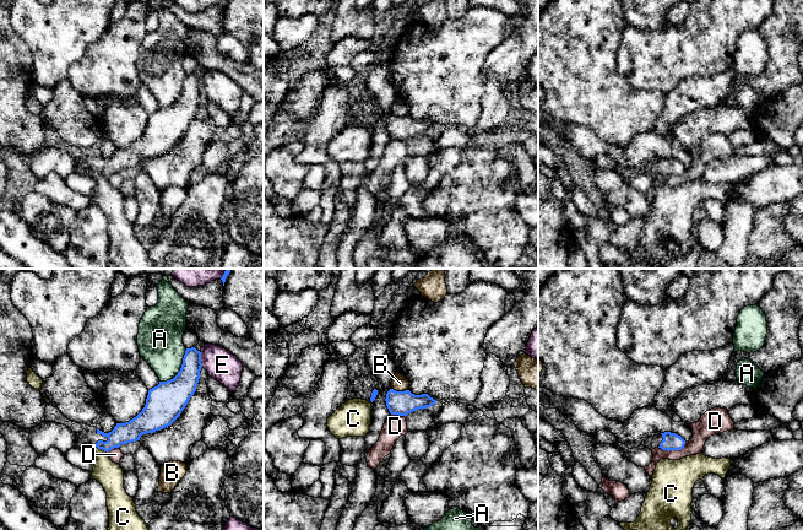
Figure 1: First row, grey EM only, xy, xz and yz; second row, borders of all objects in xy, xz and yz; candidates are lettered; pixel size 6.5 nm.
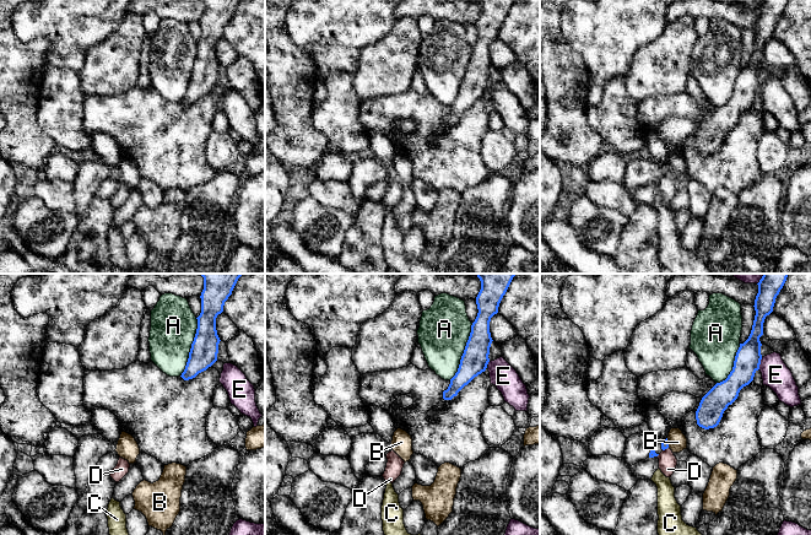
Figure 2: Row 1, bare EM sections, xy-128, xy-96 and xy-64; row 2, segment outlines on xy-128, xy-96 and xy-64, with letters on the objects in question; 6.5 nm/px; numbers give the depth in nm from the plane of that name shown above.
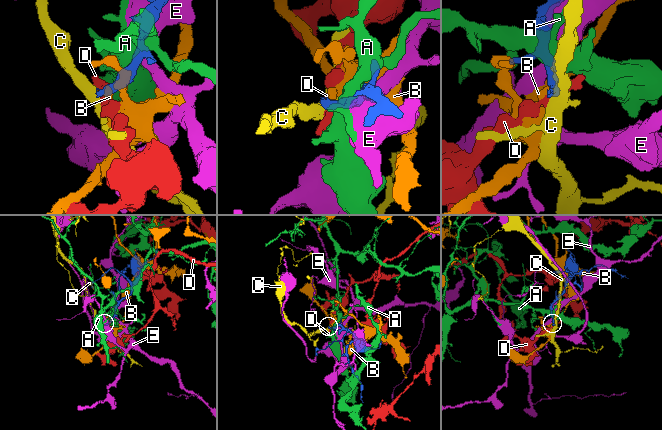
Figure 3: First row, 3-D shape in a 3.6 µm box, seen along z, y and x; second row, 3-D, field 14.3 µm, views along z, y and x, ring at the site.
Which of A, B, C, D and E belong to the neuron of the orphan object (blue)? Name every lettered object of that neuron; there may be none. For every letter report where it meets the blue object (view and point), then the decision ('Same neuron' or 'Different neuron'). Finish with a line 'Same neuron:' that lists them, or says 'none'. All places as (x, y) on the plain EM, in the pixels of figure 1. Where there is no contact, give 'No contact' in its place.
A: Touches blue at xy (180, 95). Different neuron
B: Touches blue at xz (400, 117). Different neuron
C: Touches blue at xy (102, 174). Different neuron
D: Touches blue at yz (672, 174). Different neuron
E: Touches blue at xy (200, 84). Different neuron
Same neuron: none

